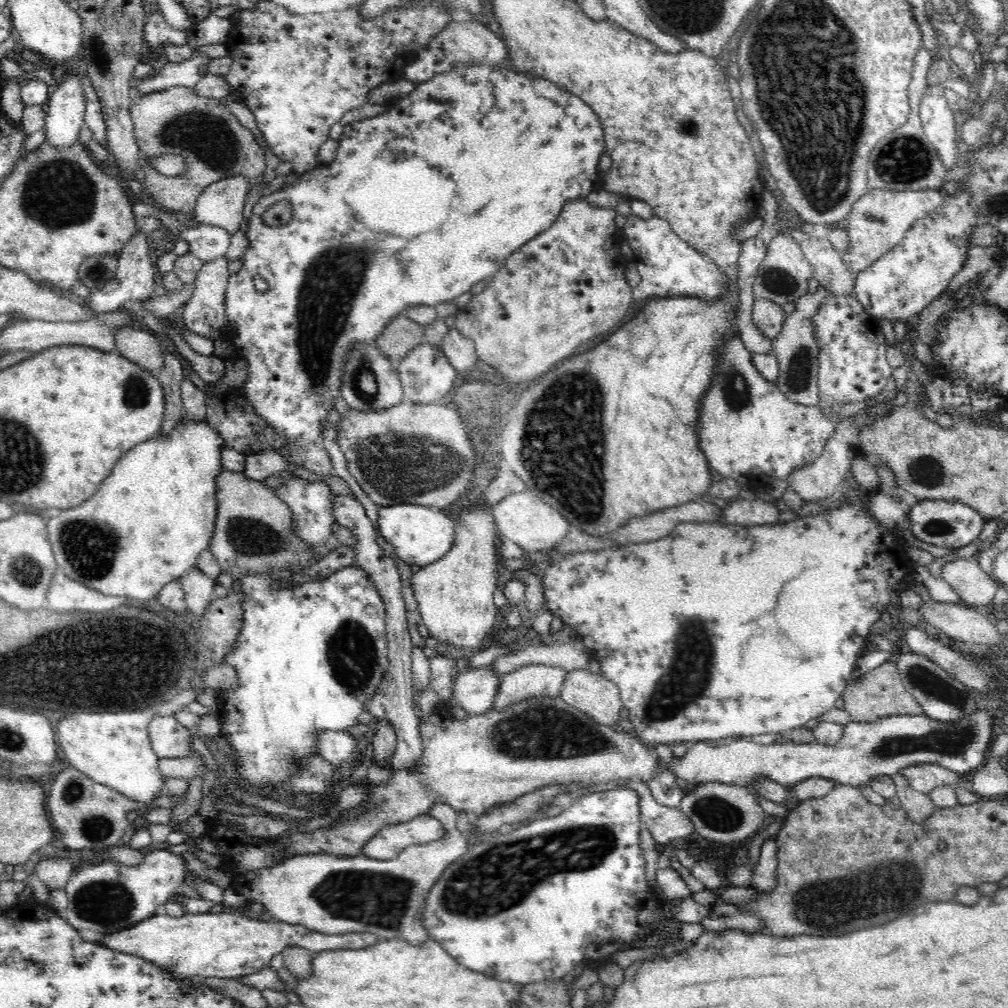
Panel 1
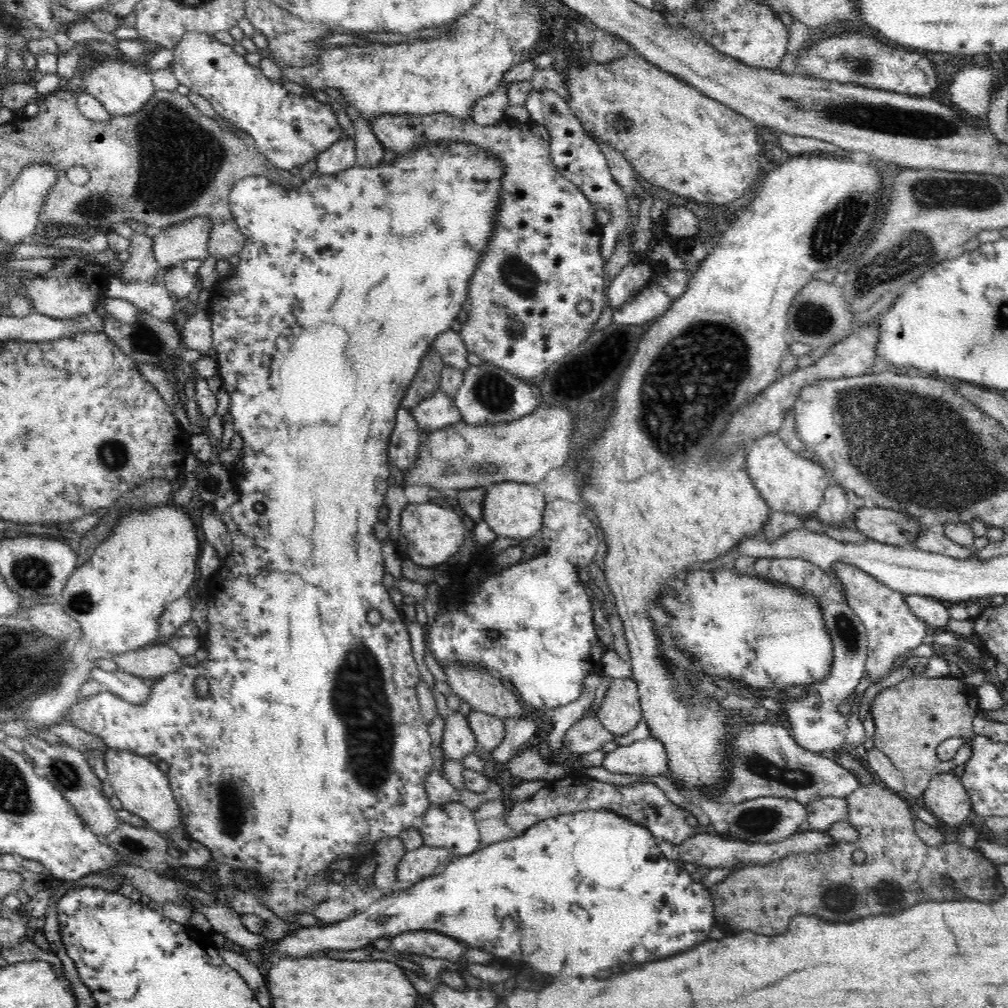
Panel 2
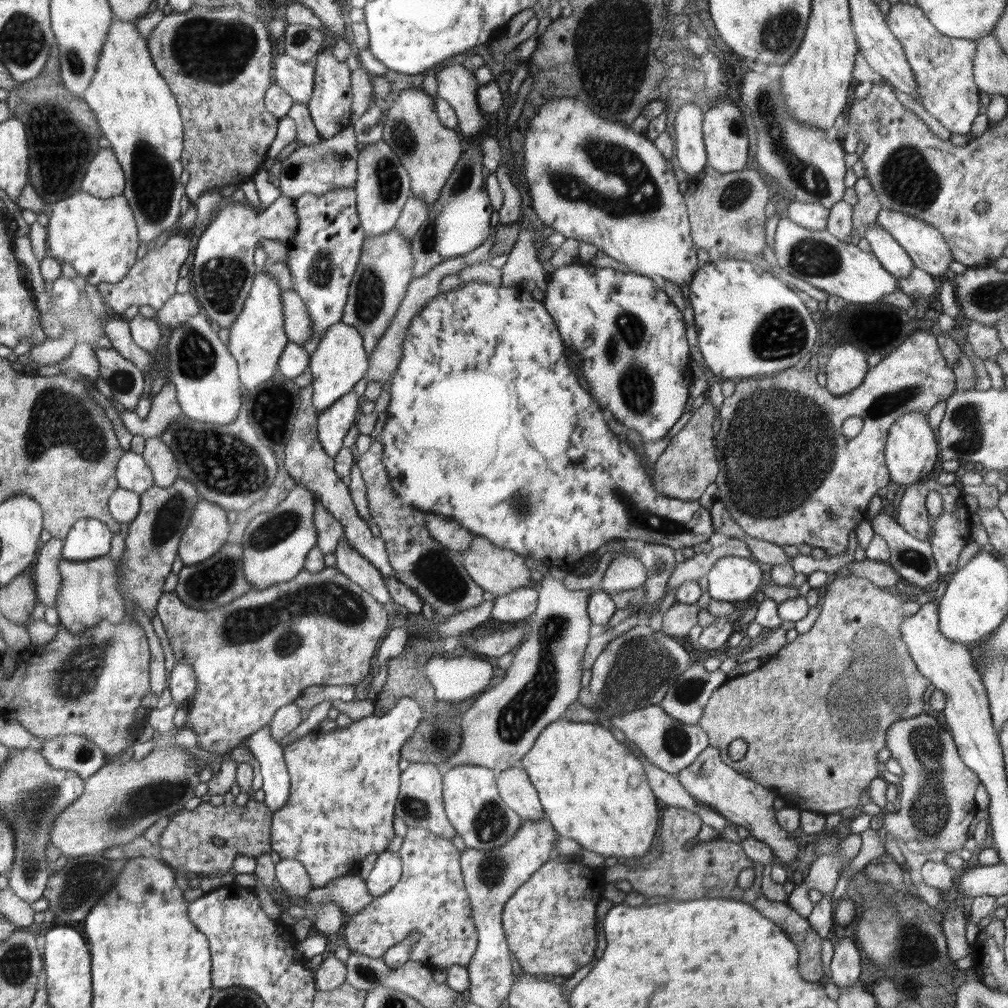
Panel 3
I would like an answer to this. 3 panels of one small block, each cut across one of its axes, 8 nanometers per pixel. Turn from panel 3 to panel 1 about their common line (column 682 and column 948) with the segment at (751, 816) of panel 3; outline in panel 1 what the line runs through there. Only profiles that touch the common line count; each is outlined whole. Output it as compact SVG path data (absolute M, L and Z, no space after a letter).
M916 764L899 771L914 791L930 795L934 790L956 785L959 775L940 764Z

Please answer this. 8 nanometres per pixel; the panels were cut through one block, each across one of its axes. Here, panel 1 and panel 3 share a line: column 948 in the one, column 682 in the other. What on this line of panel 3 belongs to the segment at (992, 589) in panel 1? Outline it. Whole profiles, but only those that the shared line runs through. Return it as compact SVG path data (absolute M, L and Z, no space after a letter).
M729 538L725 543L714 547L707 554L695 554L692 558L676 563L672 571L672 576L668 580L667 590L671 588L677 590L684 582L697 582L700 580L700 577L706 577L711 565L723 556L740 556L746 559L753 558L751 556L751 550L743 540Z

